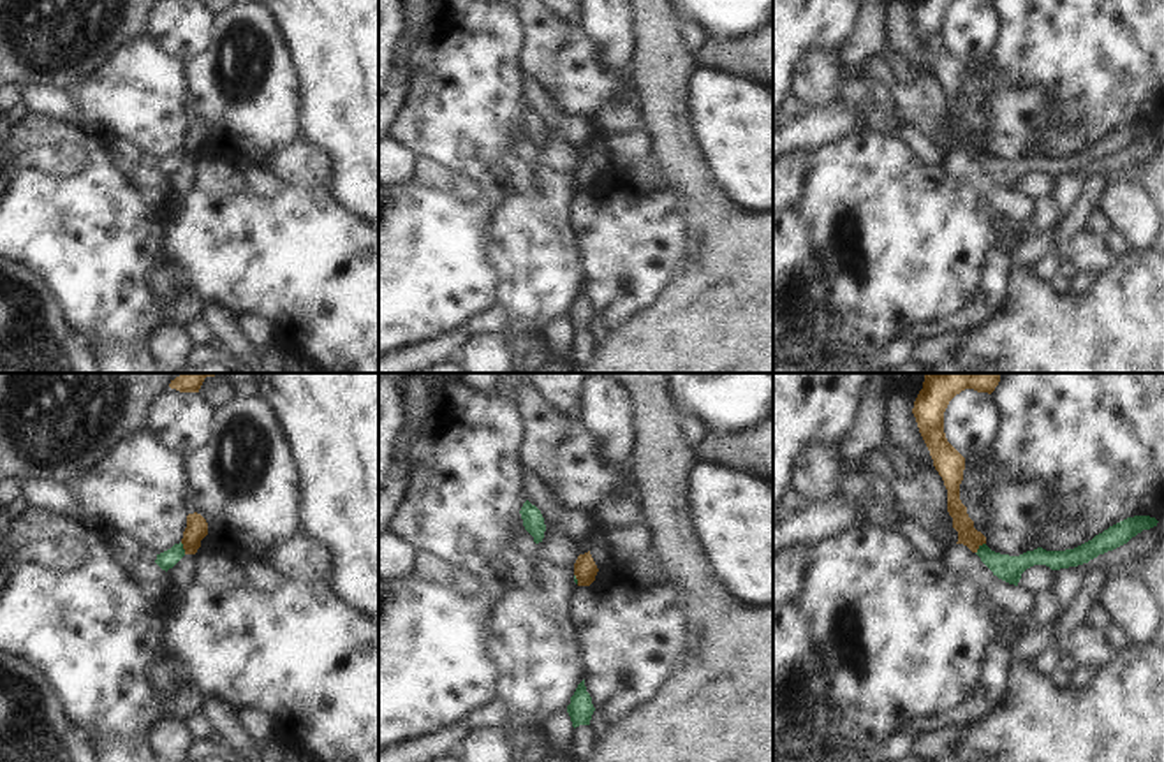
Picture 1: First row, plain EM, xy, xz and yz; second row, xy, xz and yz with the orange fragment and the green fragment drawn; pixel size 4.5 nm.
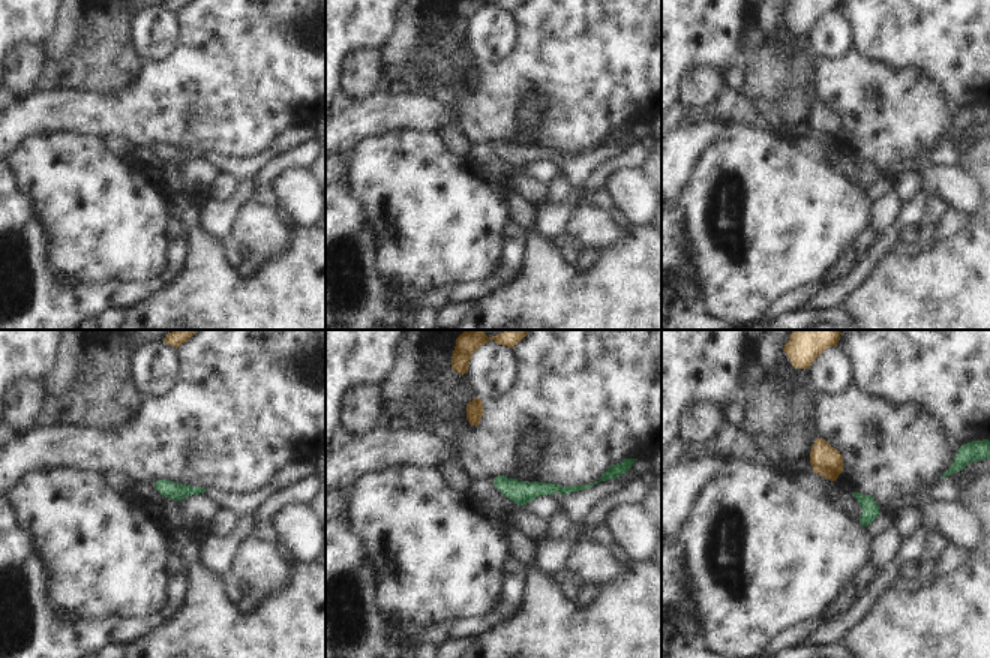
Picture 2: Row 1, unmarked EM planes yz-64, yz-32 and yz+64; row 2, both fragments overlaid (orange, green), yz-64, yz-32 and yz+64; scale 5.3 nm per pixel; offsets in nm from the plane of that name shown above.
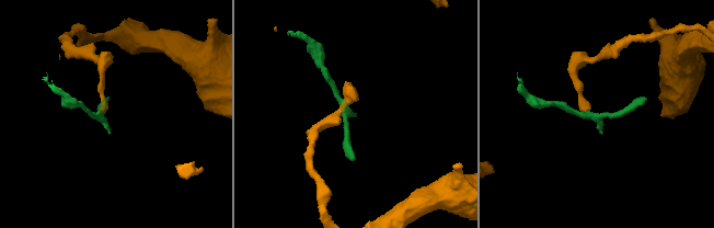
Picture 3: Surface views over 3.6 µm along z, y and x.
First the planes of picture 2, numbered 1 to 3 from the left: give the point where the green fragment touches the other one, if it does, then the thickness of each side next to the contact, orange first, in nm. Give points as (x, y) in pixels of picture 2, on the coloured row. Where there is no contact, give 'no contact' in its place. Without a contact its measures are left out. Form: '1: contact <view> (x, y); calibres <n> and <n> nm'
1: no contact
2: no contact
3: no contact

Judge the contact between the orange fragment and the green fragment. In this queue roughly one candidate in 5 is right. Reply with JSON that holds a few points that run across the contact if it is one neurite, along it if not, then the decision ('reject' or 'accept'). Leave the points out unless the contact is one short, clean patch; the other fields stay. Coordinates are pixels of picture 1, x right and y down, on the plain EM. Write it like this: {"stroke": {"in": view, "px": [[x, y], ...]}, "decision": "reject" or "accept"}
{"stroke": {"in": "yz", "px": [[985, 148], [976, 159]]}, "decision": "reject"}

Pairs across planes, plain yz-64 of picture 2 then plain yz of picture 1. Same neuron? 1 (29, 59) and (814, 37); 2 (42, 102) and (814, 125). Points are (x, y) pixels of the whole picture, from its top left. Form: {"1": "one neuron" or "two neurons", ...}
{"1": "two neurons", "2": "one neuron"}

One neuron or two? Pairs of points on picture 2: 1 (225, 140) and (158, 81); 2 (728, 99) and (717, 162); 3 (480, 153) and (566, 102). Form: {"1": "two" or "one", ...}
{"1": "one", "2": "two", "3": "two"}

